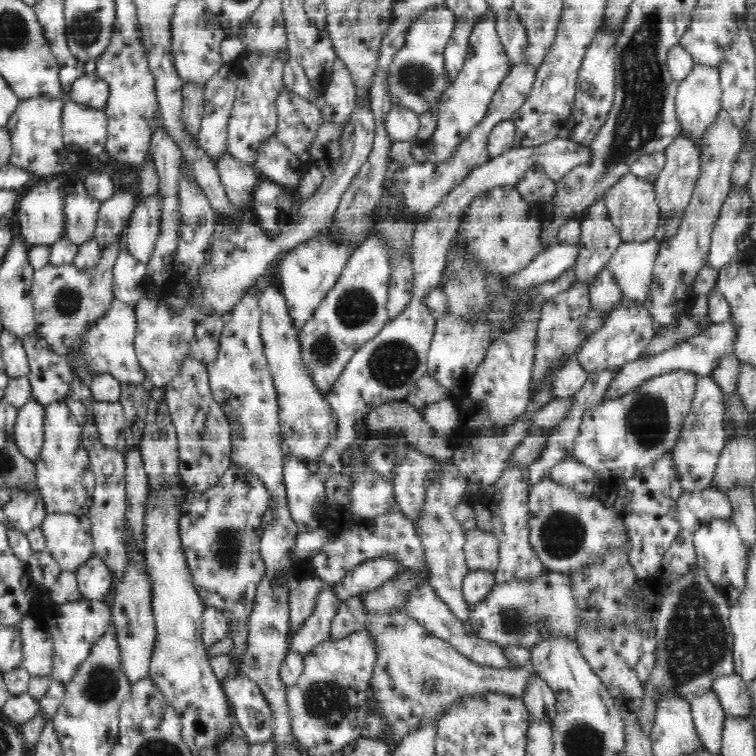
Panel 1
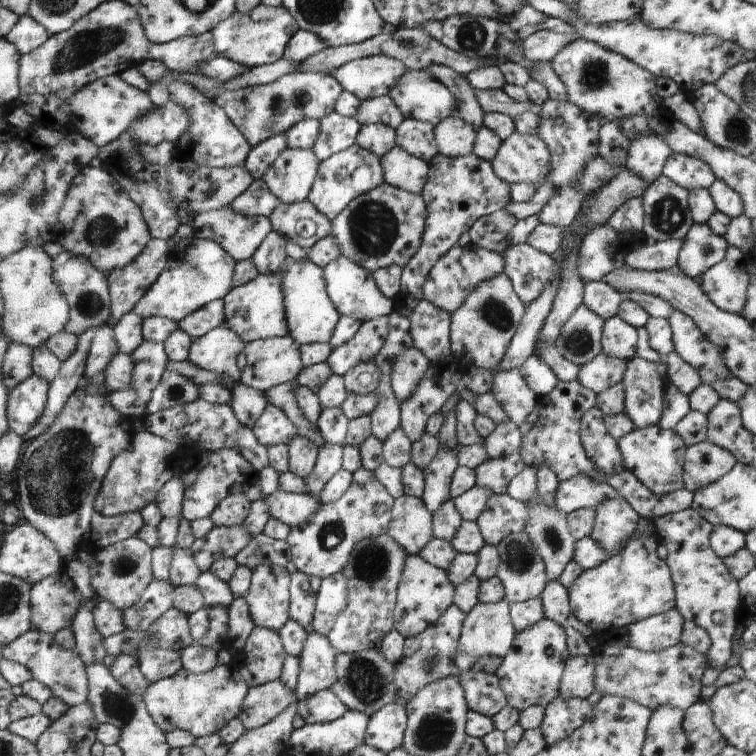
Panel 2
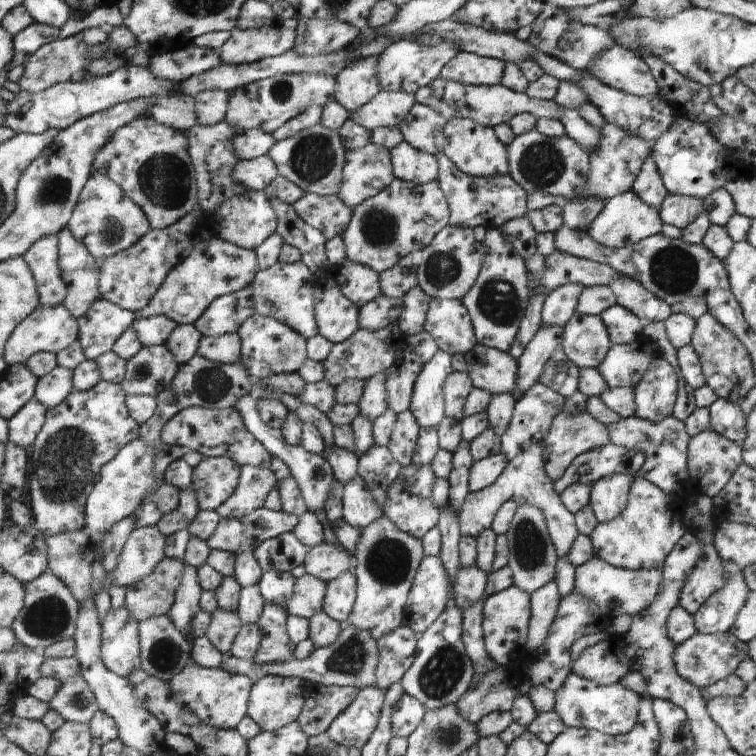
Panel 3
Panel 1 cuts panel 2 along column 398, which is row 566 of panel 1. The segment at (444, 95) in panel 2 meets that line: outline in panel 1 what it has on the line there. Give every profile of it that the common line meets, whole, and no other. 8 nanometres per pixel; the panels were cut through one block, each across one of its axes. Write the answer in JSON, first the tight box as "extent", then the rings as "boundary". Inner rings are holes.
{"extent":[74,555,115,601],"boundary":[[[96,555],[74,572],[84,600],[108,601],[115,584],[115,573]]]}

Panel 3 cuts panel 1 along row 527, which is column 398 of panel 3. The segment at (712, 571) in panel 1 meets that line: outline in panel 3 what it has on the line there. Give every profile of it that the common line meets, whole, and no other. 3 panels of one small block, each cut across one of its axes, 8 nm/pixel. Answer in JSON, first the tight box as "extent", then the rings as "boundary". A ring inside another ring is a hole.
{"extent":[390,694,426,739],"boundary":[[[402,694],[398,698],[398,702],[394,704],[394,712],[390,718],[393,736],[408,739],[408,736],[416,730],[416,726],[422,722],[424,714],[426,714],[426,710],[423,704],[409,694]]]}

